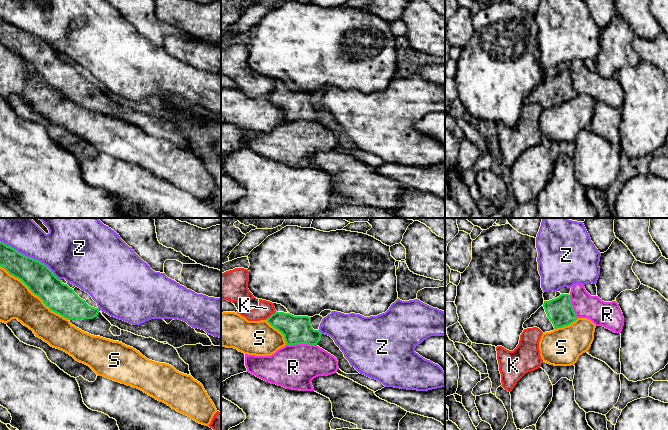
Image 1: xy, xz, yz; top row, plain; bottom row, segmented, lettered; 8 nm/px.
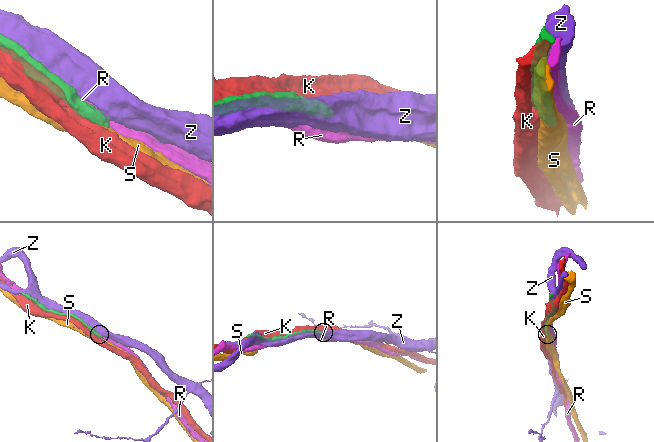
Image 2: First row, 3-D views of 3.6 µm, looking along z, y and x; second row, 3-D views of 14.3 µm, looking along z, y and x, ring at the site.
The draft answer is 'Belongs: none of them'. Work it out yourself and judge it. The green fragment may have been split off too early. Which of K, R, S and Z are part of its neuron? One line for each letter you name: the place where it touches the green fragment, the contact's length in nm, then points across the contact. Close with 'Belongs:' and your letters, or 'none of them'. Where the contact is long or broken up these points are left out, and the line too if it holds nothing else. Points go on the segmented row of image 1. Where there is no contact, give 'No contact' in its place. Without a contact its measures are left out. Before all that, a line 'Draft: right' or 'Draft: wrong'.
Draft: right
Belongs: none of them

